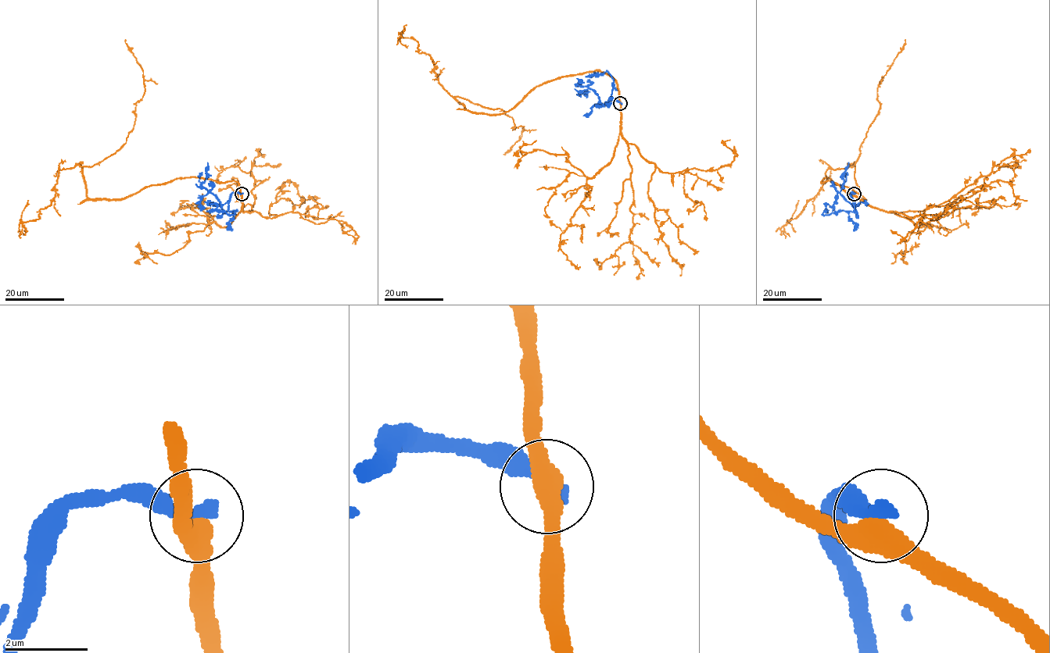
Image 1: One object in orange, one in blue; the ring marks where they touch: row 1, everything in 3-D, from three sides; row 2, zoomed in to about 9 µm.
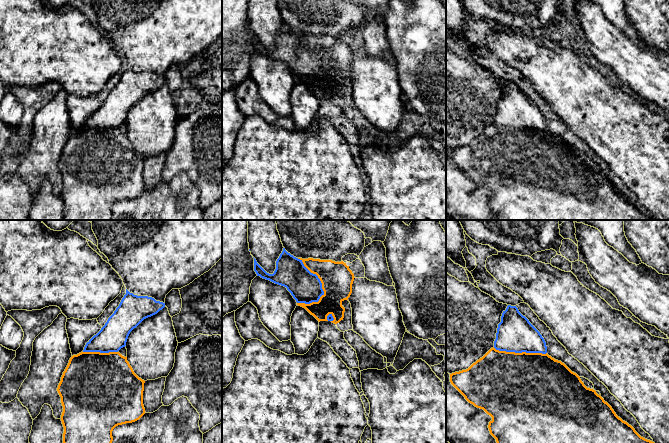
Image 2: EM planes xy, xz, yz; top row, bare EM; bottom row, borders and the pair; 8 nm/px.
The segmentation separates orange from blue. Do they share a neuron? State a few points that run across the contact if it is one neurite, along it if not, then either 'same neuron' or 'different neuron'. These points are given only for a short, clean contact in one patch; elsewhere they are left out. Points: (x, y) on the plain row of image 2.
different neuron

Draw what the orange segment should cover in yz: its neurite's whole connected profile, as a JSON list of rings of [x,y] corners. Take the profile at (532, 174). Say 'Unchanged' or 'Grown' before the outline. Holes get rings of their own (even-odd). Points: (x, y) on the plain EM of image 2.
Unchanged. [[[493,123],[468,145],[450,150],[450,158],[469,179],[483,185],[492,193],[488,204],[490,210],[496,215],[497,220],[655,220],[641,213],[631,201],[616,191],[612,183],[595,166],[587,164],[576,149],[547,129],[506,128],[496,126]]]

